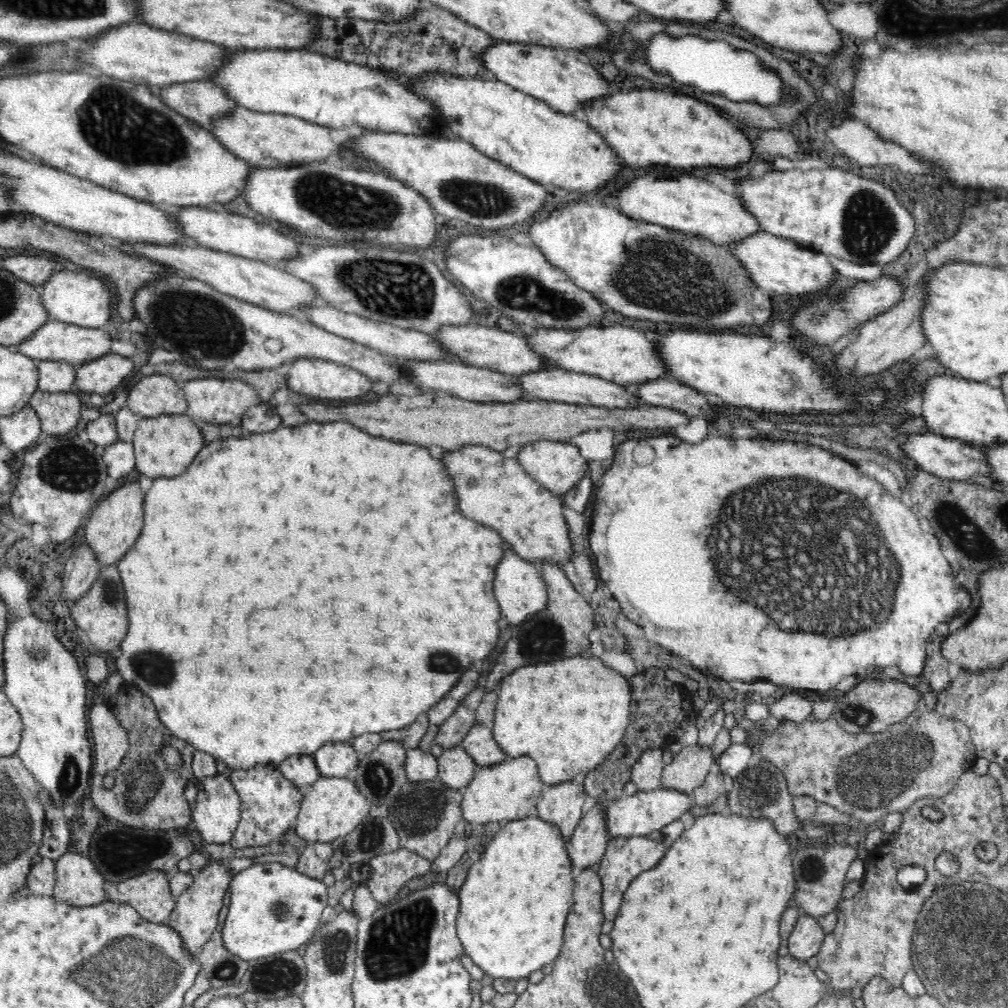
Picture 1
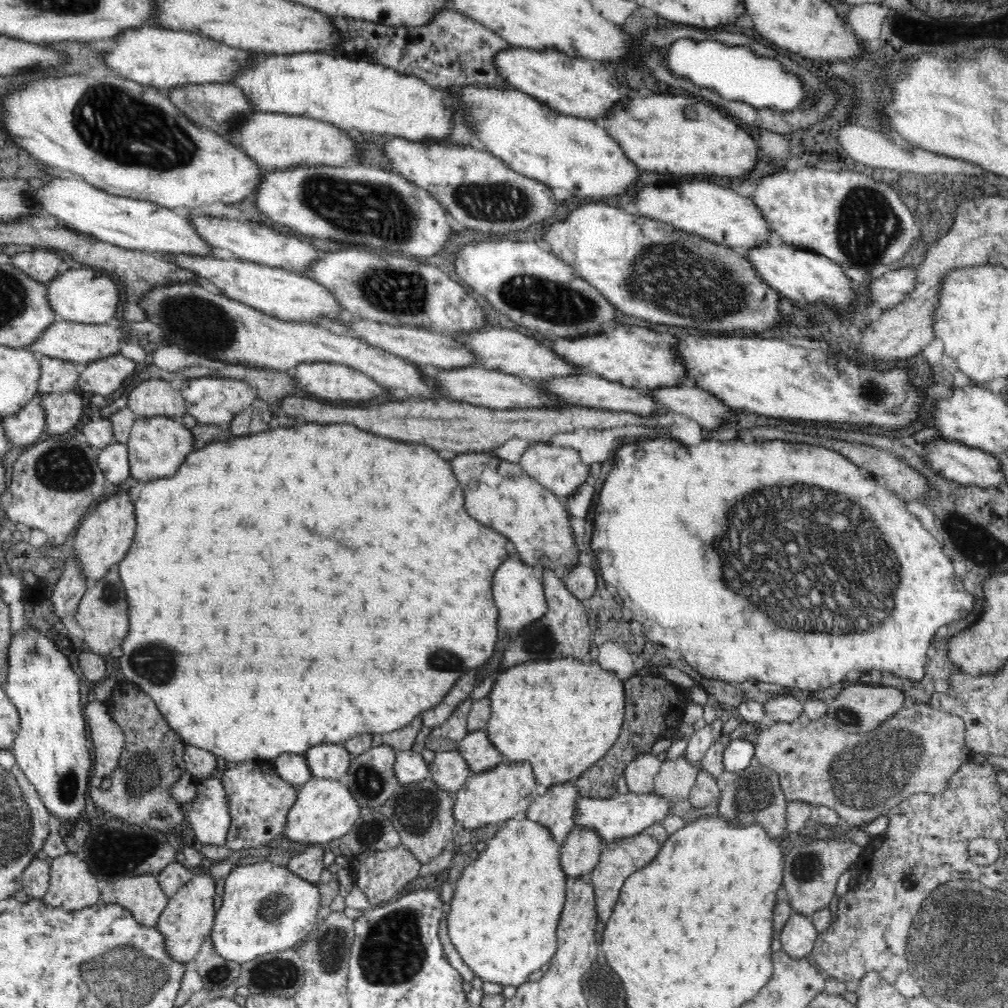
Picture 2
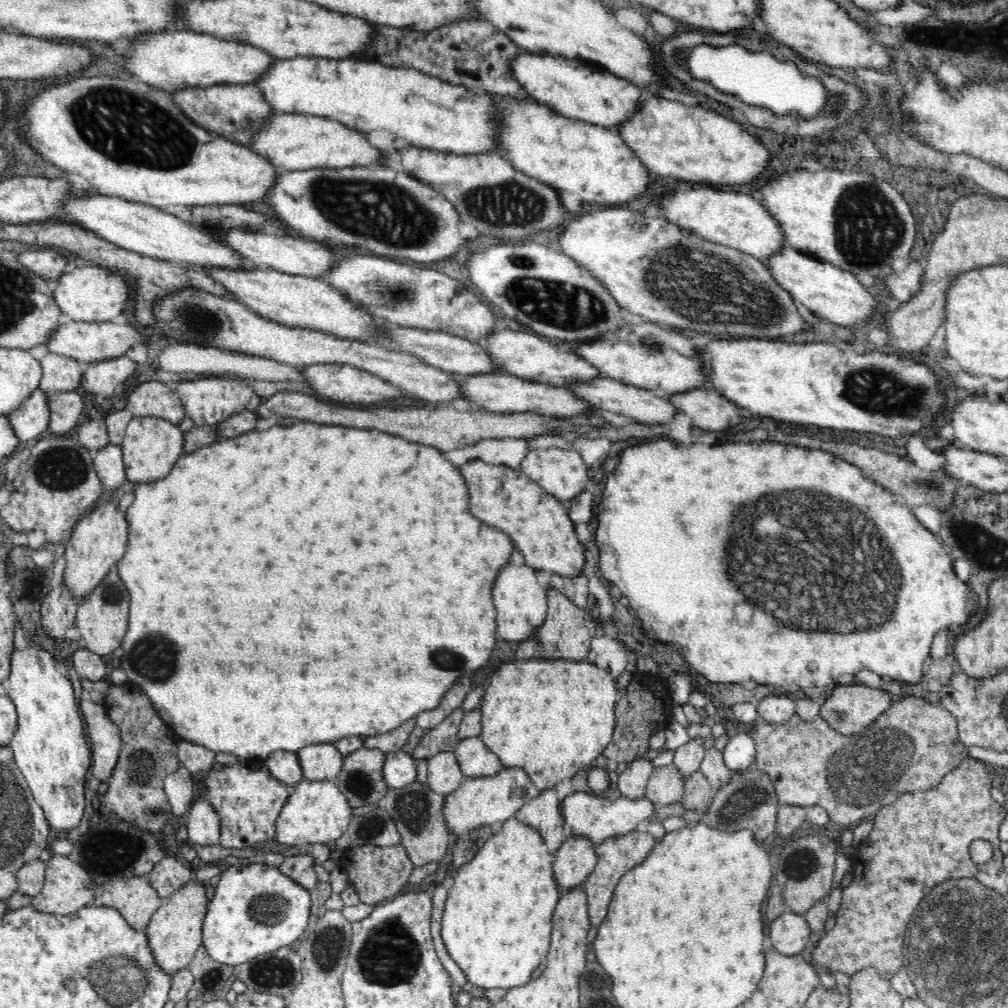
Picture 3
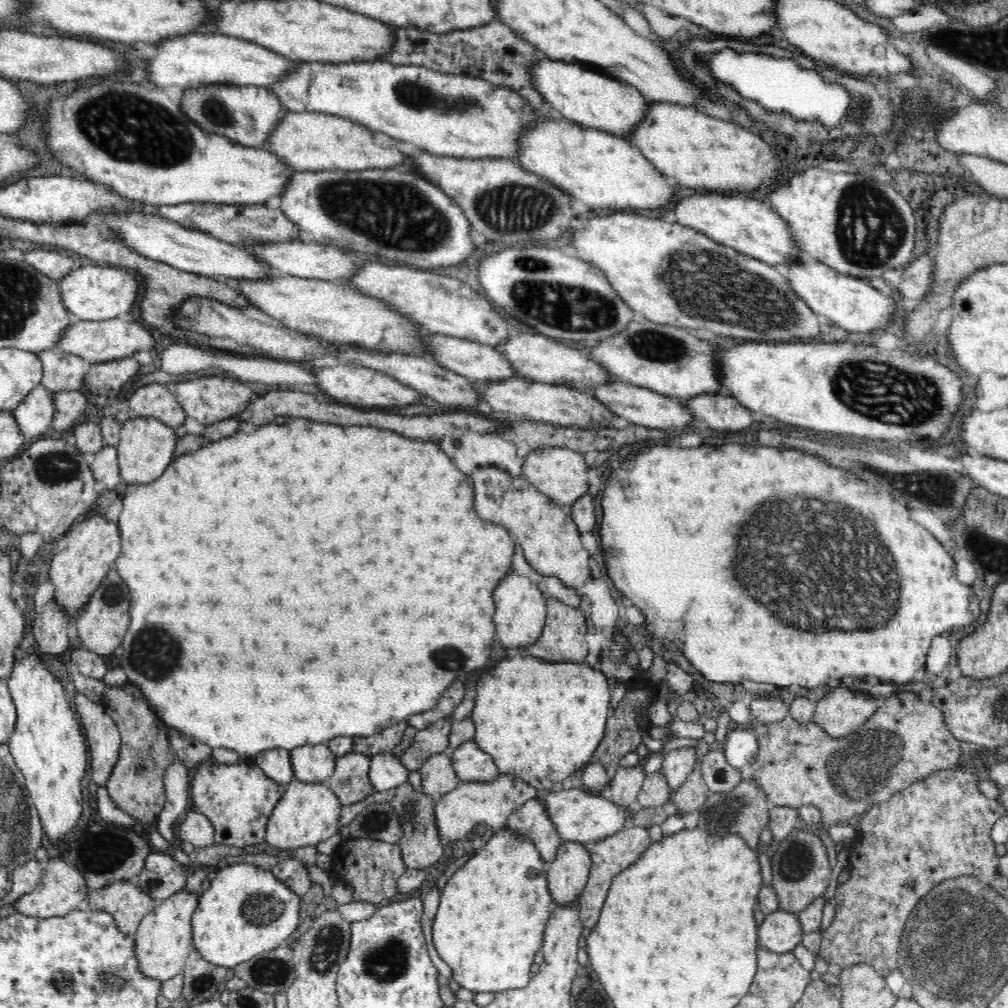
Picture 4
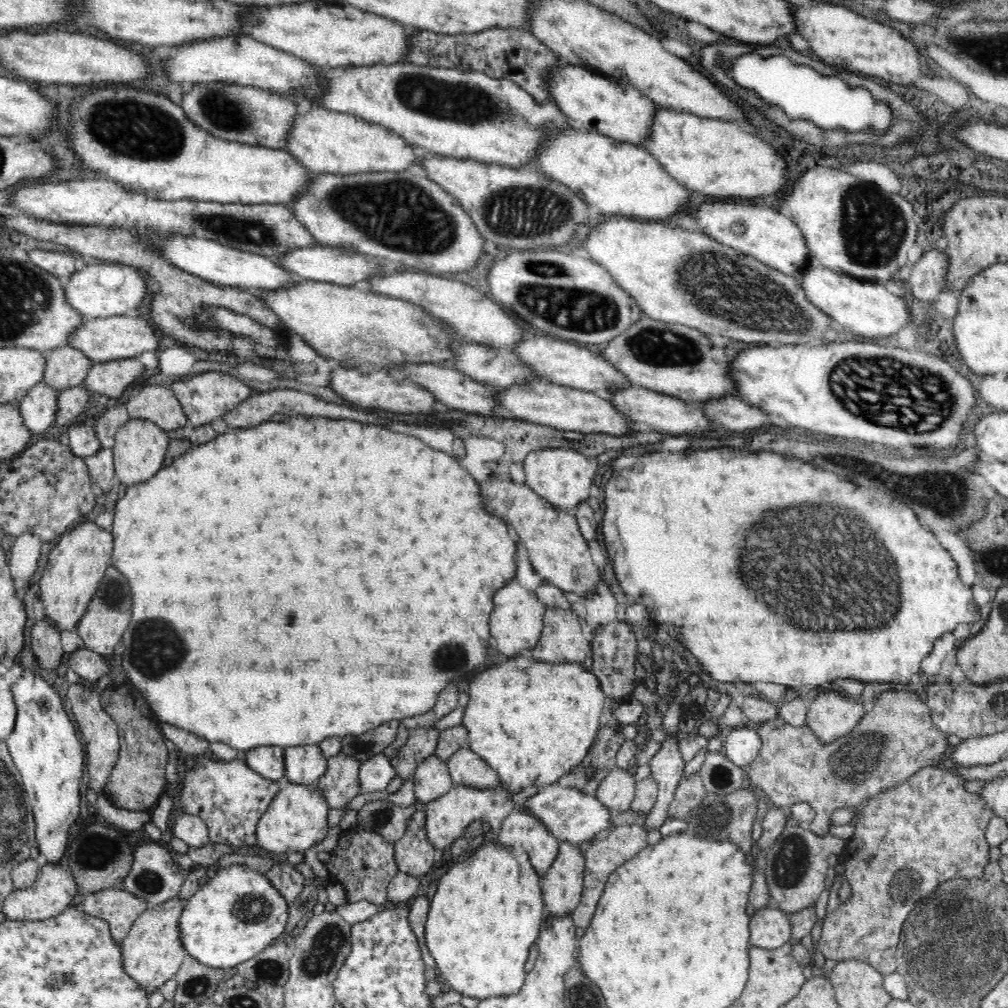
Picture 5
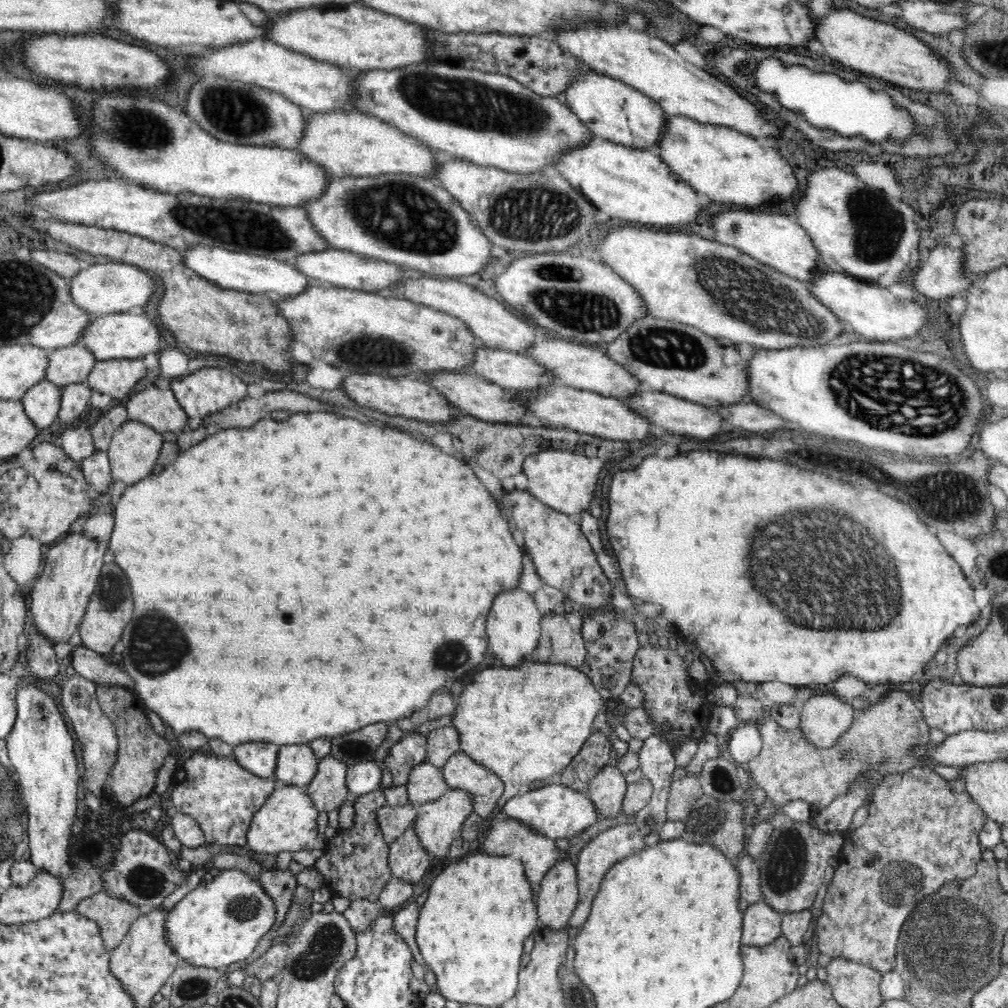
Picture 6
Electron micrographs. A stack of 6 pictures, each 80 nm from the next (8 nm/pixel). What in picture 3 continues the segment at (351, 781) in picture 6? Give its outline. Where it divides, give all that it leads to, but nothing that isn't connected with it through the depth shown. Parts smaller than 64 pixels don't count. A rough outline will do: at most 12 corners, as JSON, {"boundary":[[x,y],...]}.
{"boundary":[[404,751],[384,754],[384,781],[402,788],[416,781],[417,760]]}

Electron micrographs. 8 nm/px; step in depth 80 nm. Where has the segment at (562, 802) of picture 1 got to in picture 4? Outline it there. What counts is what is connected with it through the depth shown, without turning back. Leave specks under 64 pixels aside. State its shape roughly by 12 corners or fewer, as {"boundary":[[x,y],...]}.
{"boundary":[[538,797],[507,817],[508,832],[531,840],[544,865],[564,842]]}

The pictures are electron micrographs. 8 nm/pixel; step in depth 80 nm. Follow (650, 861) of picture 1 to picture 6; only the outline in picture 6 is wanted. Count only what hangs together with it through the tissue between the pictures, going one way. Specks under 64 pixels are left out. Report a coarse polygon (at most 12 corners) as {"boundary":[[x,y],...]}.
{"boundary":[[634,824],[603,828],[575,864],[578,904],[582,927],[603,876],[647,848]]}

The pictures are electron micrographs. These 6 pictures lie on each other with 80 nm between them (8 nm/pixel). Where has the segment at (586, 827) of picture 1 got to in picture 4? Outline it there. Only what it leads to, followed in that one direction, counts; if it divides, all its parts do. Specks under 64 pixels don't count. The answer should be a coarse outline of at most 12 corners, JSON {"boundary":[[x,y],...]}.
{"boundary":[[564,841],[546,865],[552,906],[578,900],[590,872],[587,844]]}

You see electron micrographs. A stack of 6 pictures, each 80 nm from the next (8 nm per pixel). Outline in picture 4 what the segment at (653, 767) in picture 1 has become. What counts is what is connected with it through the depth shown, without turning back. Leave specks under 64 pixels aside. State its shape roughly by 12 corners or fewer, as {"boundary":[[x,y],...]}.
{"boundary":[[641,763],[618,767],[604,796],[622,807],[637,802],[646,778]]}

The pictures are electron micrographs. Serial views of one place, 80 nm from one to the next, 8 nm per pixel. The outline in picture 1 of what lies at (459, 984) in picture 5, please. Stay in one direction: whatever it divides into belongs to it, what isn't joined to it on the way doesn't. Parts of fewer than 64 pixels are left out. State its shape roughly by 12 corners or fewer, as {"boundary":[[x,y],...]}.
{"boundary":[[534,815],[457,890],[455,938],[517,982],[556,960],[574,884]]}

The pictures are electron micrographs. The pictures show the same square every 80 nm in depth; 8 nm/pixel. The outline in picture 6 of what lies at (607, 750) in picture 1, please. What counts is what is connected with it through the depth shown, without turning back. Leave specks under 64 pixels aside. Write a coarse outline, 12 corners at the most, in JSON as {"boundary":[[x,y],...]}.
{"boundary":[[527,659],[478,672],[459,750],[497,804],[563,771],[602,700],[586,673]]}

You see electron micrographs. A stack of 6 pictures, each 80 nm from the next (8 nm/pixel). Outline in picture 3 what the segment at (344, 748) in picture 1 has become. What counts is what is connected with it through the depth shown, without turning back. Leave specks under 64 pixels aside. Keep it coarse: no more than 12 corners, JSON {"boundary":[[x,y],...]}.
{"boundary":[[332,743],[298,750],[302,775],[335,780],[344,755]]}

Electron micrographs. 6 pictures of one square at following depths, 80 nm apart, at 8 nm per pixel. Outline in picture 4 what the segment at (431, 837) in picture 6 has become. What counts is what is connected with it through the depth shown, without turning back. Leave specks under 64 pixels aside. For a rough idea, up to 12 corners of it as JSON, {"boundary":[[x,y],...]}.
{"boundary":[[516,775],[461,781],[435,798],[439,840],[457,841],[477,824],[498,832],[537,796]]}

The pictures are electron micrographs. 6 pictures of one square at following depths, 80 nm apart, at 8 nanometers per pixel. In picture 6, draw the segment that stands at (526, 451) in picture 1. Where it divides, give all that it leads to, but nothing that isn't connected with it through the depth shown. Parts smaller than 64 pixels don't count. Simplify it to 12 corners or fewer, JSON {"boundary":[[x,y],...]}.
{"boundary":[[572,450],[523,460],[534,498],[574,518],[598,496],[604,462]]}

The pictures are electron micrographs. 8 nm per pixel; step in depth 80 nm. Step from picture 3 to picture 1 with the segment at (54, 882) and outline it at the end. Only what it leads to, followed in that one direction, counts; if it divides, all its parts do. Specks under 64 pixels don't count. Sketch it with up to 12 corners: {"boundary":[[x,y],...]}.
{"boundary":[[67,852],[54,864],[51,898],[72,907],[107,900],[90,856]]}

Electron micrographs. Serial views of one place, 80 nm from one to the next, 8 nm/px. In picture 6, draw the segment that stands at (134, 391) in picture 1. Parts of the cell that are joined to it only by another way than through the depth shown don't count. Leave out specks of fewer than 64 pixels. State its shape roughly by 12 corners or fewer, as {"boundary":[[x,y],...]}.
{"boundary":[[161,381],[132,395],[130,421],[159,433],[189,423],[173,390]]}

